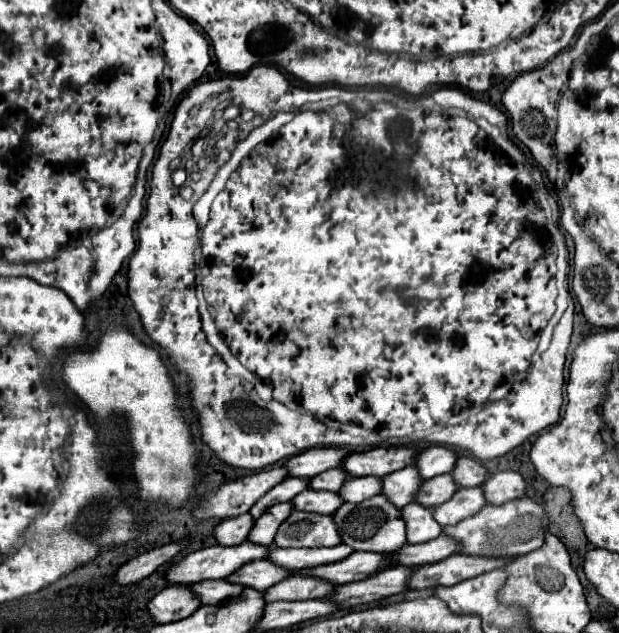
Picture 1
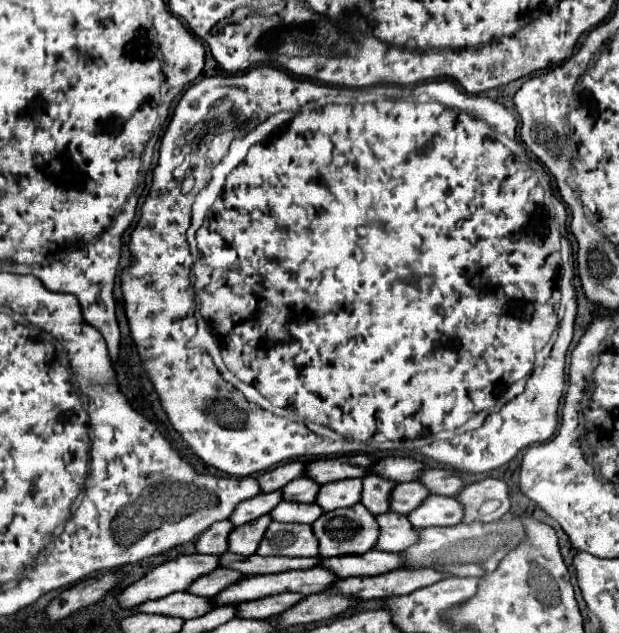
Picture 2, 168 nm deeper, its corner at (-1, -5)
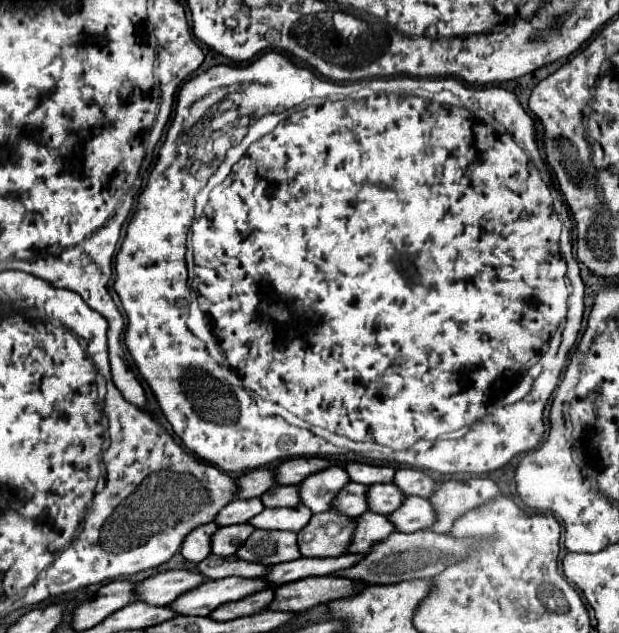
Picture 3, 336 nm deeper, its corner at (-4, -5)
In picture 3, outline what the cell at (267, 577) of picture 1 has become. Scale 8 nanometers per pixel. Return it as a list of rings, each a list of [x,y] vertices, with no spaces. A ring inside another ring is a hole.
[[[165,571],[157,573],[153,577],[147,577],[145,581],[135,583],[135,597],[141,603],[151,603],[151,605],[167,605],[183,591],[191,591],[193,587],[203,583],[201,573],[191,573],[191,571]]]

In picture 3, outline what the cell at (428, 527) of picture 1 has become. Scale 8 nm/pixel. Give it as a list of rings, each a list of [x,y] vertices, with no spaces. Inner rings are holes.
[[[367,511],[367,515],[359,515],[357,519],[359,527],[355,529],[355,543],[351,543],[351,551],[345,553],[367,553],[375,541],[381,541],[395,531],[389,519],[379,513]]]

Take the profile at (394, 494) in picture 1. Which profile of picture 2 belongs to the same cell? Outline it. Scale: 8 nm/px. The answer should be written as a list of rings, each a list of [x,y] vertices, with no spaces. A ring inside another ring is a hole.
[[[368,475],[362,479],[364,489],[362,489],[362,503],[374,513],[382,515],[390,511],[388,499],[392,499],[392,487],[398,483],[392,483],[392,479],[384,479],[380,475]]]

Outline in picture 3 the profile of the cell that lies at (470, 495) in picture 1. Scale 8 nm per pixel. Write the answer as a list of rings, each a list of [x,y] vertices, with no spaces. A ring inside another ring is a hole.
[[[405,497],[401,507],[395,509],[391,515],[387,515],[391,523],[395,523],[395,529],[401,533],[413,533],[419,529],[429,527],[435,523],[433,507],[423,497]]]

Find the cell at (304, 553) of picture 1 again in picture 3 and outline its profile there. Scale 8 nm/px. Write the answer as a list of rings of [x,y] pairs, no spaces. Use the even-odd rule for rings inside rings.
[[[209,555],[201,563],[197,563],[197,571],[205,575],[205,579],[223,579],[223,577],[245,577],[245,579],[257,579],[265,575],[267,567],[261,563],[245,563],[237,557],[217,557]]]

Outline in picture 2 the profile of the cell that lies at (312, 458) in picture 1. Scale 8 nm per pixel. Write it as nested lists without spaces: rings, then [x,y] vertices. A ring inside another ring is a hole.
[[[290,461],[286,465],[278,465],[270,471],[266,471],[262,477],[258,477],[258,483],[264,493],[268,491],[278,491],[286,487],[292,479],[298,479],[304,475],[304,461]]]

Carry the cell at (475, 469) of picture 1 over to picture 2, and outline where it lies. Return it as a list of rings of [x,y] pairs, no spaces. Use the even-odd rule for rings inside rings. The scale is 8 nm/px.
[[[426,469],[420,477],[420,483],[428,487],[430,493],[436,495],[458,495],[460,489],[464,489],[462,477],[452,469]]]

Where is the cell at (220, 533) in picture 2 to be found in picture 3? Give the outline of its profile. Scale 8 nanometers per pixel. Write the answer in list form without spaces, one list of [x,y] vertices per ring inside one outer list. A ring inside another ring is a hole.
[[[215,523],[195,527],[195,531],[191,531],[191,535],[187,535],[187,539],[183,539],[181,555],[191,563],[203,561],[211,553],[211,535],[215,533],[215,529],[217,529]]]

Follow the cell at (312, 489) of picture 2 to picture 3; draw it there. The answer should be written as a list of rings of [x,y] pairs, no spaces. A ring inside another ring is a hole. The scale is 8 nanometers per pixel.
[[[277,485],[271,487],[271,491],[267,491],[267,495],[261,495],[263,499],[263,507],[297,507],[299,505],[299,495],[297,495],[297,487],[293,485]]]

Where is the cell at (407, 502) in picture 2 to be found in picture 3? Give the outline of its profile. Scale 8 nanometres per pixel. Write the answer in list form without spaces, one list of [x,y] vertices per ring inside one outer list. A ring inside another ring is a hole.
[[[393,483],[367,487],[367,511],[375,511],[381,515],[393,513],[403,499],[403,493]]]

